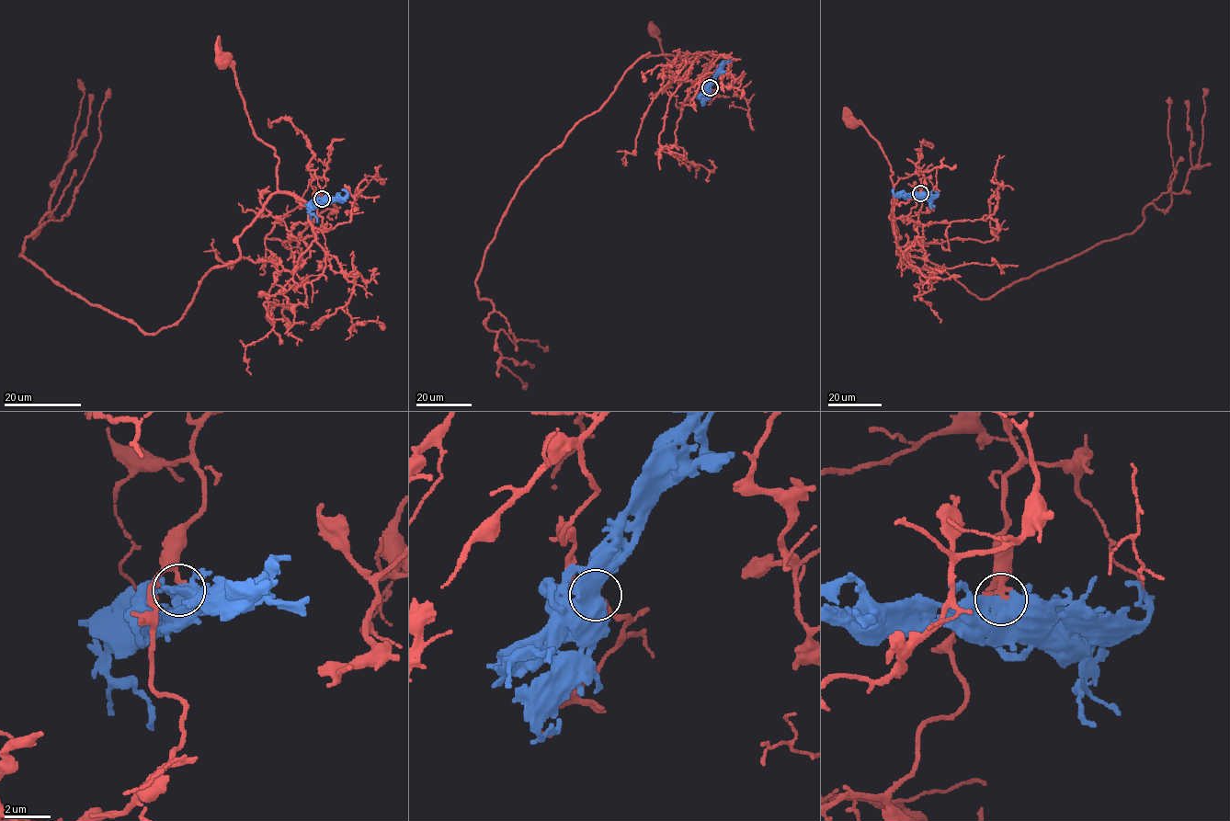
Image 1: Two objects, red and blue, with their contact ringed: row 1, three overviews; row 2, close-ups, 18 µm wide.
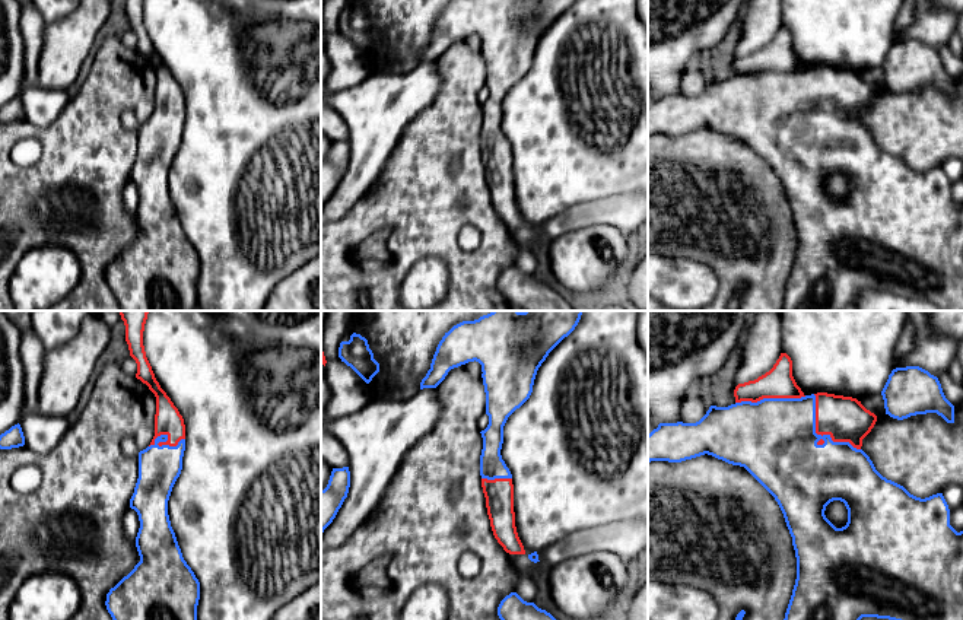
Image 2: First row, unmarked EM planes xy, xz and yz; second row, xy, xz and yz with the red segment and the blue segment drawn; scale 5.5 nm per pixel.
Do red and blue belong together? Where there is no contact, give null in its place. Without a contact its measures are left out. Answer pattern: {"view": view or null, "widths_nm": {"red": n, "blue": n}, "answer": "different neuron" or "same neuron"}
{"view": "yz", "widths_nm": {"red": 240, "blue": 460}, "answer": "different neuron"}

